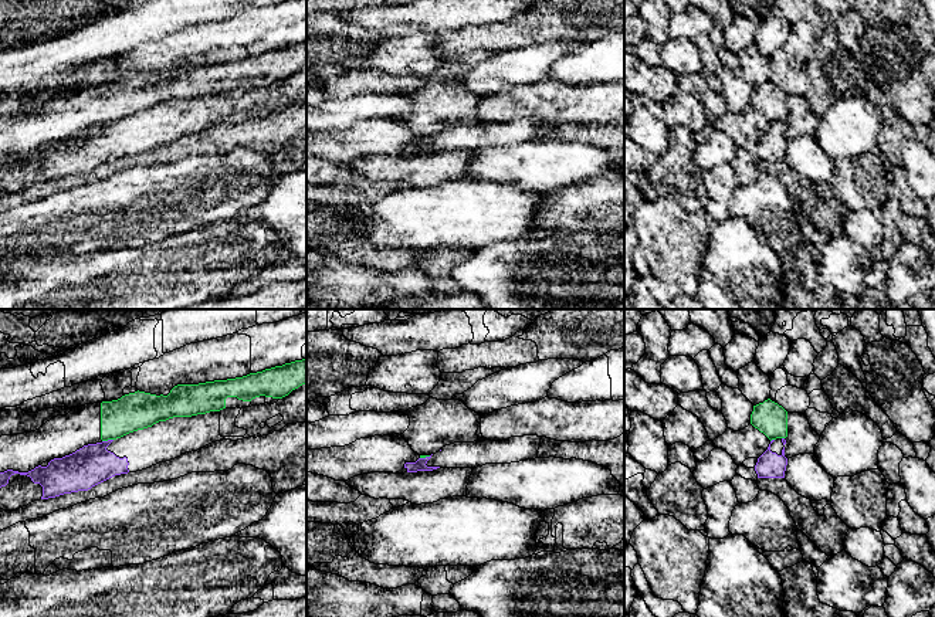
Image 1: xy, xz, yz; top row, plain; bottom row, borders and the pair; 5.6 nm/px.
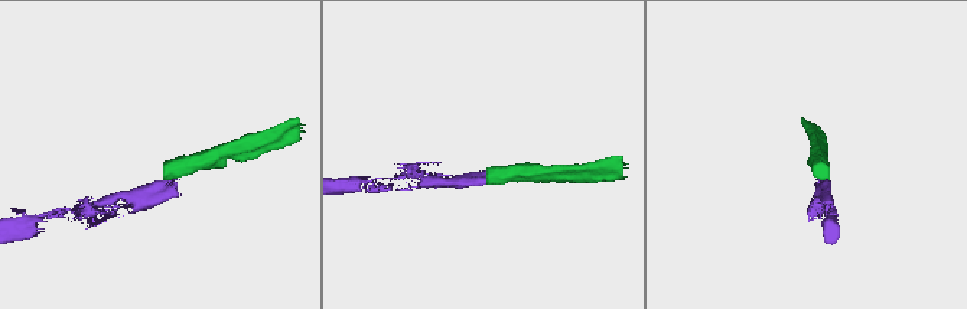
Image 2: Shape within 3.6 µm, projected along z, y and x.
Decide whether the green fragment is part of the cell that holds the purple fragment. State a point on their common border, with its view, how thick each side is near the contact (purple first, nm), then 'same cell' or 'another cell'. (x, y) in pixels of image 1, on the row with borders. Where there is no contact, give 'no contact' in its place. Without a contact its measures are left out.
xy (108, 440) | 220/220 nm | another cell

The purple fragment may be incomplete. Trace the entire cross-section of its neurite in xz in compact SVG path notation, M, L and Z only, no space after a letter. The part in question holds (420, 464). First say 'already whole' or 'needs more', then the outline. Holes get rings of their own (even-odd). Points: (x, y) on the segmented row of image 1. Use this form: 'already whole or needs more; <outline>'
needs more; M538 435L511 437L502 441L454 443L438 452L406 462L407 472L433 471L437 468L477 468L485 464L511 464L538 458Z

